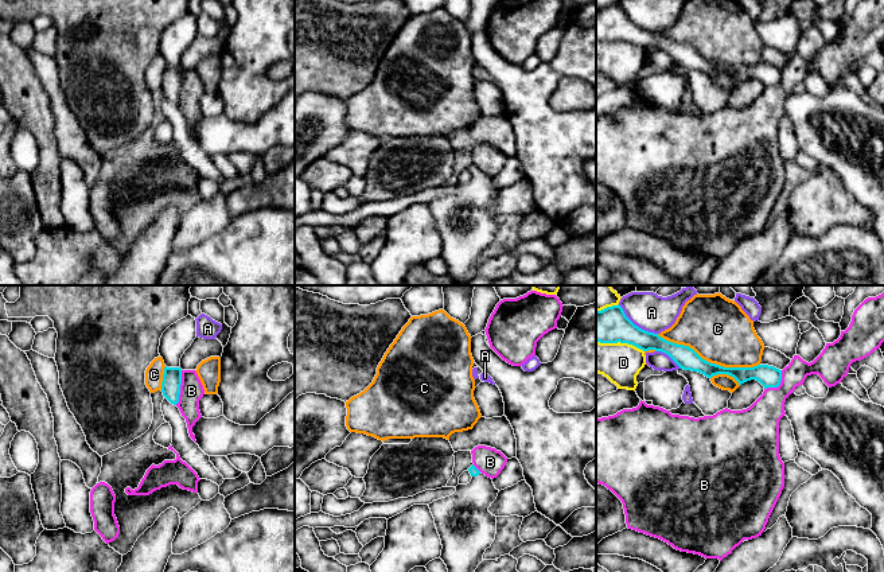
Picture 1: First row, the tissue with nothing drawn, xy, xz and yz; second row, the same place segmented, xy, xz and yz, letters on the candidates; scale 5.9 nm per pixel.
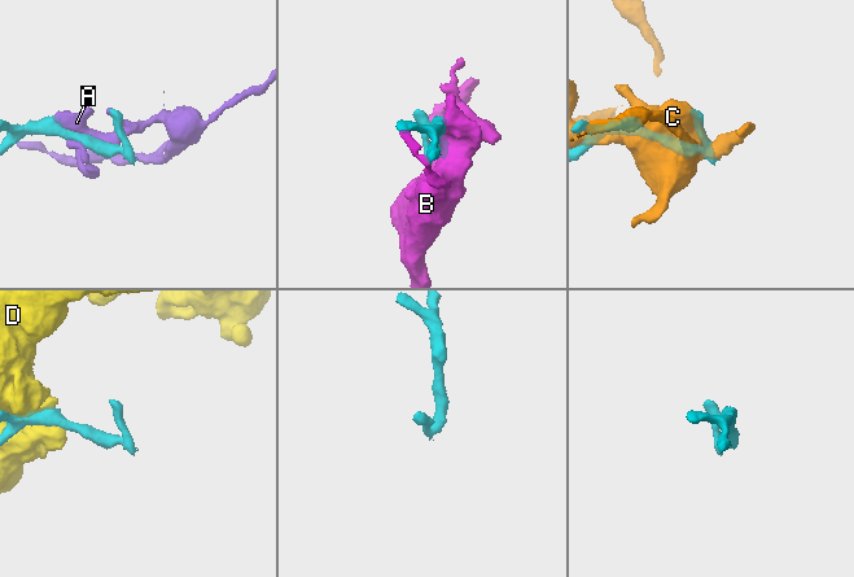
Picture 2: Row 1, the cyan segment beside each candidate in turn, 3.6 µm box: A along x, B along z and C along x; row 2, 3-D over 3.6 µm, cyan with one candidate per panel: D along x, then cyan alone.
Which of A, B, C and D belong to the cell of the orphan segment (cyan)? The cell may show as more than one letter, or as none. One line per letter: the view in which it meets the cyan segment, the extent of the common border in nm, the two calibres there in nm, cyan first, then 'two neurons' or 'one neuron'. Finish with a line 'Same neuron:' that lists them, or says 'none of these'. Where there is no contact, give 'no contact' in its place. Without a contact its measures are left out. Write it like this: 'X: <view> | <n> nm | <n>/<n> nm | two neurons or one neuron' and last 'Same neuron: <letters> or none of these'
A: yz | 300 nm | 200/190 nm | two neurons
B: xy | 220 nm | 110/140 nm | two neurons
C: yz | 650 nm | 140/380 nm | two neurons
D: yz | 300 nm | 200/240 nm | two neurons
Same neuron: none of these

